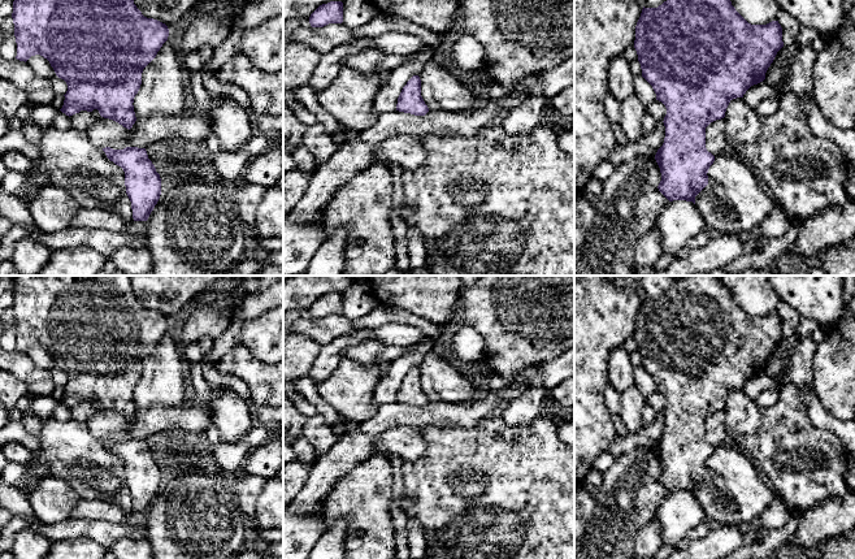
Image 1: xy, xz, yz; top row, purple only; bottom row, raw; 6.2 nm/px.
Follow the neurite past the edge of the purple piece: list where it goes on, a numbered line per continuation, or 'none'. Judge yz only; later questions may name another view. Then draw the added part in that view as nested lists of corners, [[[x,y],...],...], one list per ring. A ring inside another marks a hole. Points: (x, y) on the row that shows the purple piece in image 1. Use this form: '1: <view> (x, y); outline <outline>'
none

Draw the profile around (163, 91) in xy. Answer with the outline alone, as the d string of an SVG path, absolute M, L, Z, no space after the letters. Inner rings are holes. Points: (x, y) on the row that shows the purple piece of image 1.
M166 40L143 69L142 84L133 103L136 120L178 116L190 105L181 61L177 47Z

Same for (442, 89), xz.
M439 57L429 60L418 77L421 96L429 110L466 113L474 109L481 92L452 70L447 61Z

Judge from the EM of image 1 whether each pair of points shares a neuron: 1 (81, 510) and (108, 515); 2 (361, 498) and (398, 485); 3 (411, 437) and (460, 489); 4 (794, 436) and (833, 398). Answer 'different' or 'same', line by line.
1: same
2: different
3: different
4: different

